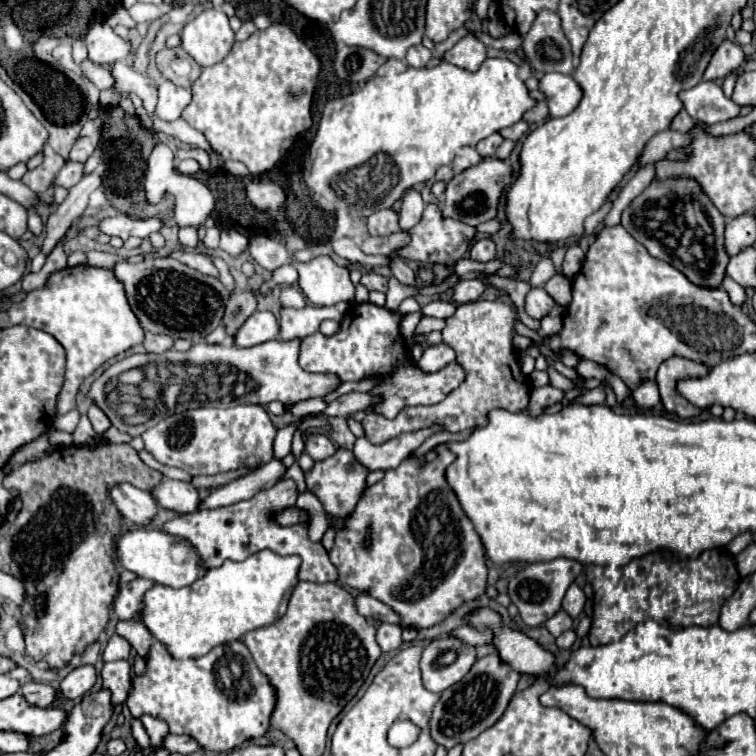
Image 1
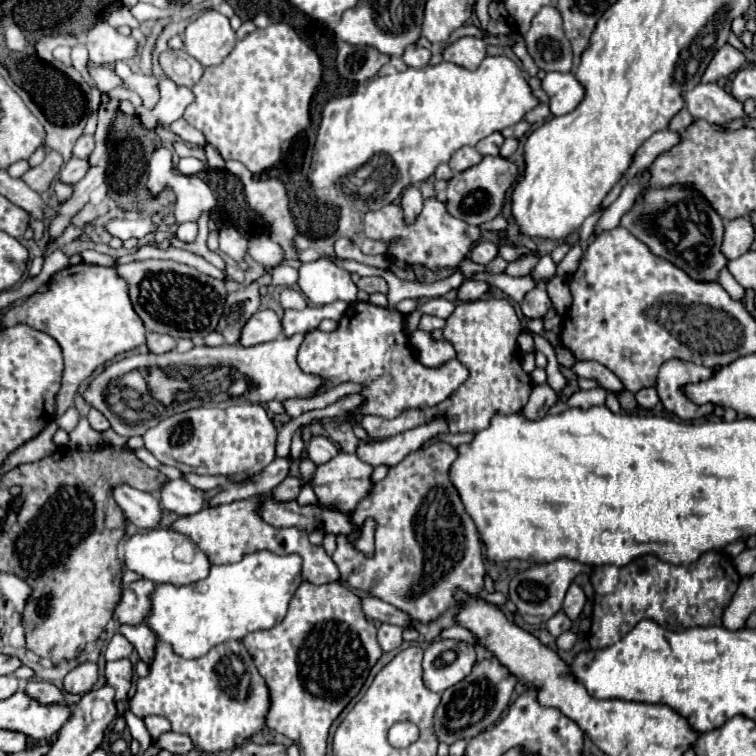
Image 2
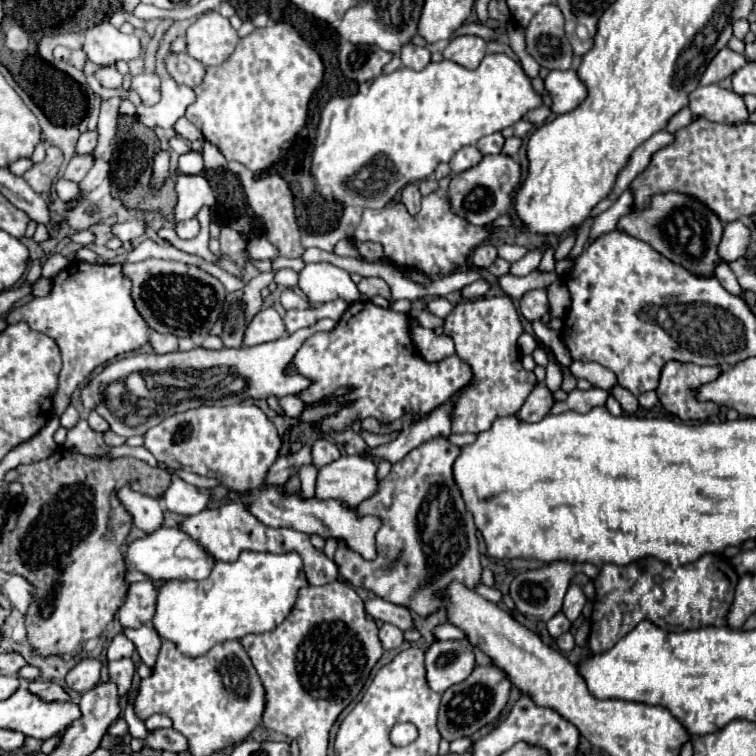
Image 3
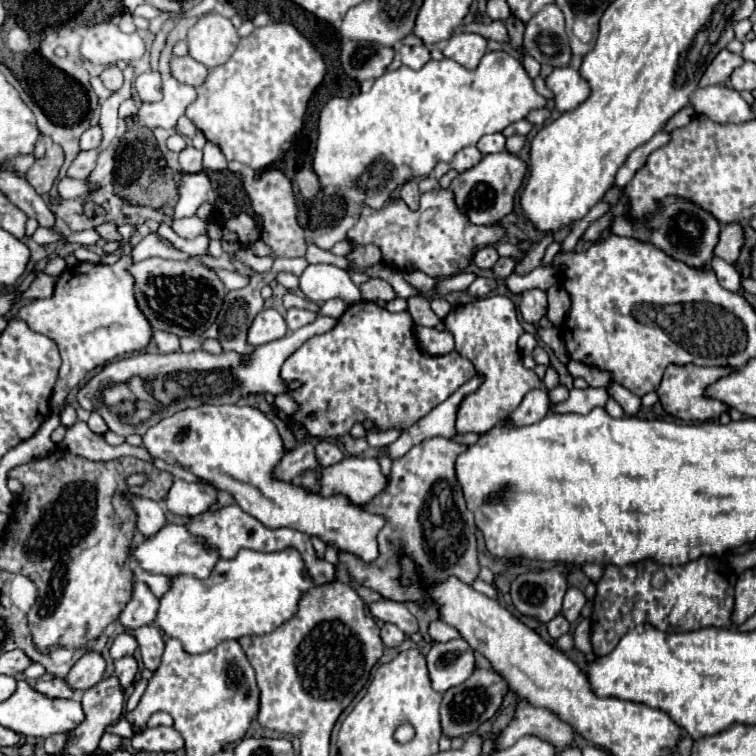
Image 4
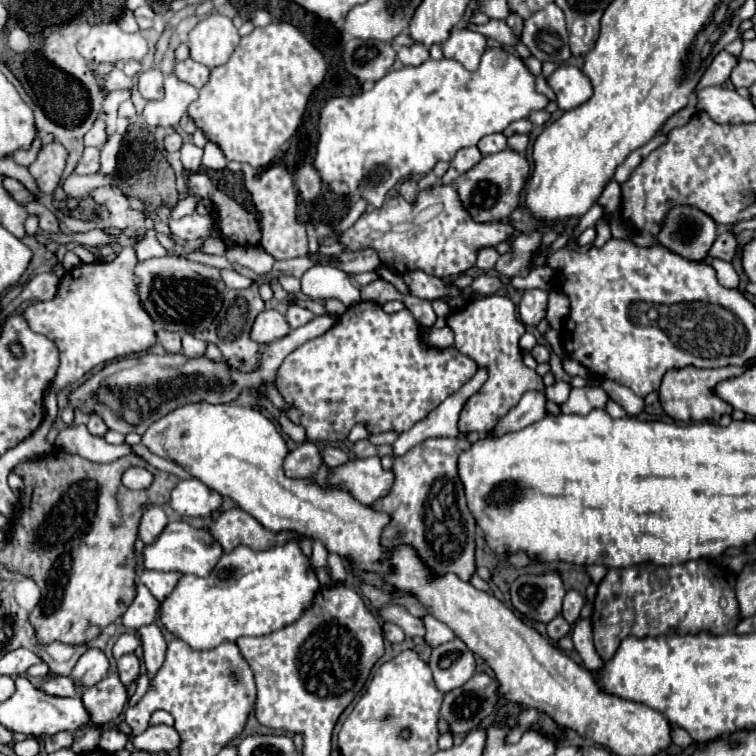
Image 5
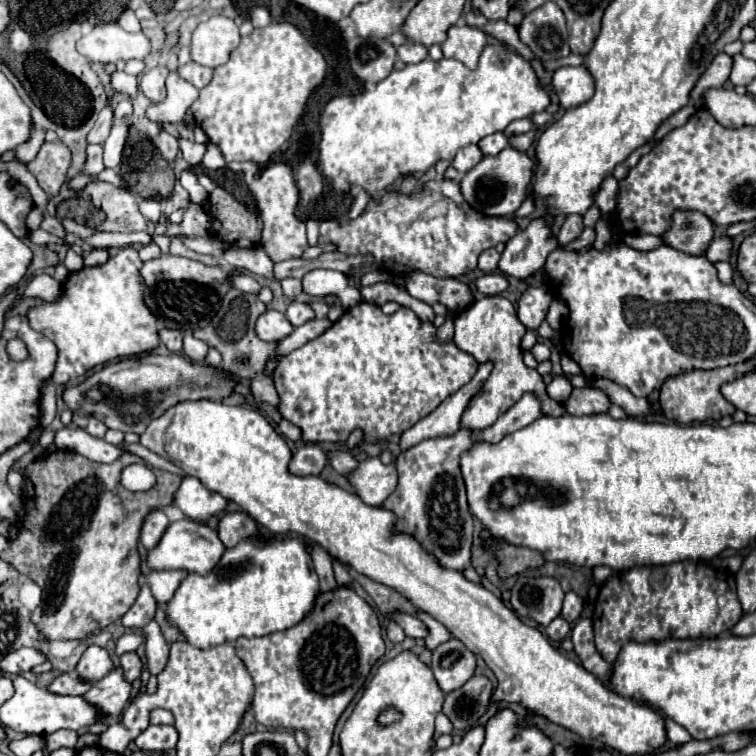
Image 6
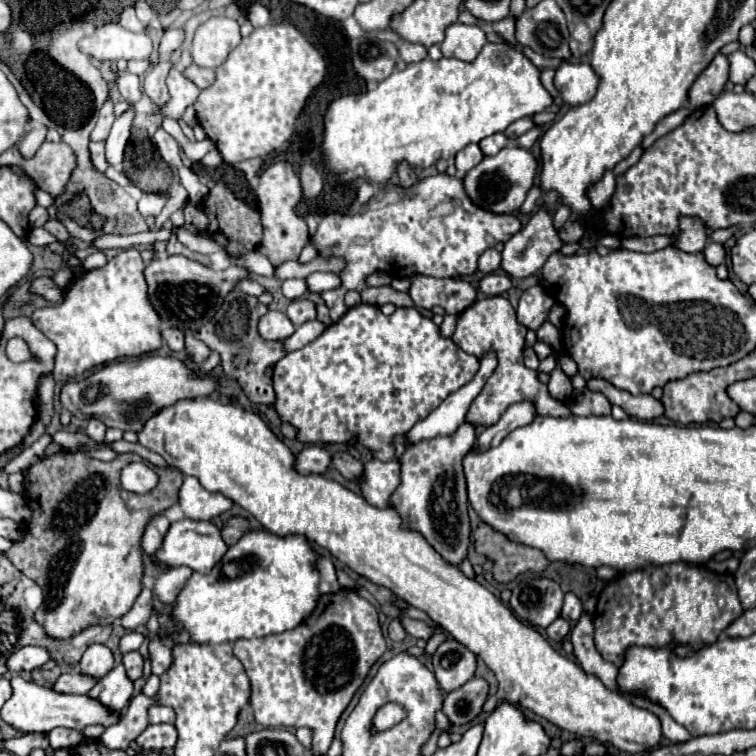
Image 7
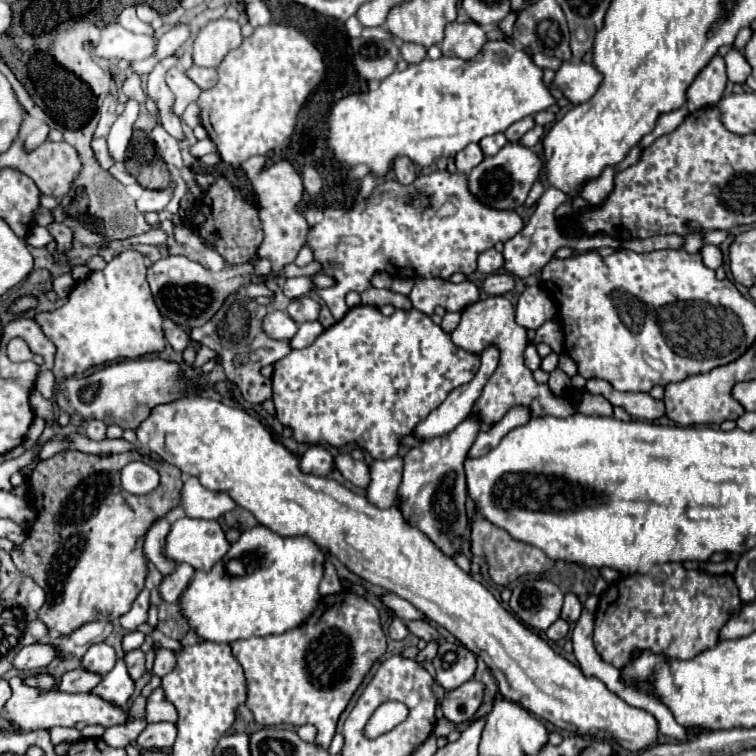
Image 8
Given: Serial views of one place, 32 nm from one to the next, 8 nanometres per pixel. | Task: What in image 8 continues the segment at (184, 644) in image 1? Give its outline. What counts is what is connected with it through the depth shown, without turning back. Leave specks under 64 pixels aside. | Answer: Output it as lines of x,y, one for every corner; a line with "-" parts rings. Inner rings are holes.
264,526
244,530
244,536
240,536
240,540
230,546
226,556
218,564
214,564
210,572
194,572
188,588
180,594
180,616
188,622
190,630
194,630
202,642
216,644
292,630
314,612
320,600
318,584
322,580
324,560
326,554
306,536
284,538
276,536
276,532

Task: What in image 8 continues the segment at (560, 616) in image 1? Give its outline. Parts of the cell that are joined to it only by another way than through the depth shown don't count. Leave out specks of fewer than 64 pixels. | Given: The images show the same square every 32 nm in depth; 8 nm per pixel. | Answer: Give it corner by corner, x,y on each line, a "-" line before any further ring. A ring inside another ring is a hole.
558,618
558,620
546,630
546,636
548,636
550,640
554,640
554,642
560,642
560,640
564,640
564,638
568,636
568,630
570,630
568,622
562,620
562,618

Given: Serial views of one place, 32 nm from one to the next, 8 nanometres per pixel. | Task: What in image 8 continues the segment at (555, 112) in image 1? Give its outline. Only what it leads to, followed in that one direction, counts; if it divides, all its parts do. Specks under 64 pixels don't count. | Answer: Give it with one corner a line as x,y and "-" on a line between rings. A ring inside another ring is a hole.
562,62
562,66
556,70
554,86
566,96
570,104
582,104
594,96
600,80
602,76
592,64

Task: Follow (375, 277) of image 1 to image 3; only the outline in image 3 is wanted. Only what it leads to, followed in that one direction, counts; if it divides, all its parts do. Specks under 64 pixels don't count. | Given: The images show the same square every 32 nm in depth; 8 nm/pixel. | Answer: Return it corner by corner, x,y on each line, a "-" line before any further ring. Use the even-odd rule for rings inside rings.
362,278
358,282
358,290
364,292
368,298
372,298
376,294
380,294
384,298
390,298
390,288
382,278

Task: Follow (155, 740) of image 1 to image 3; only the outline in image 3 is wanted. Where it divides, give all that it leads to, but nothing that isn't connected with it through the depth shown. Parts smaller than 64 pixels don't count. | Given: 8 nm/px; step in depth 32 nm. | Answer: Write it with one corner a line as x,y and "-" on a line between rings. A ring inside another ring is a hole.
154,714
144,724
146,724
148,732
158,732
162,728
170,728
172,726
172,720
168,720
168,716
164,716
164,714

